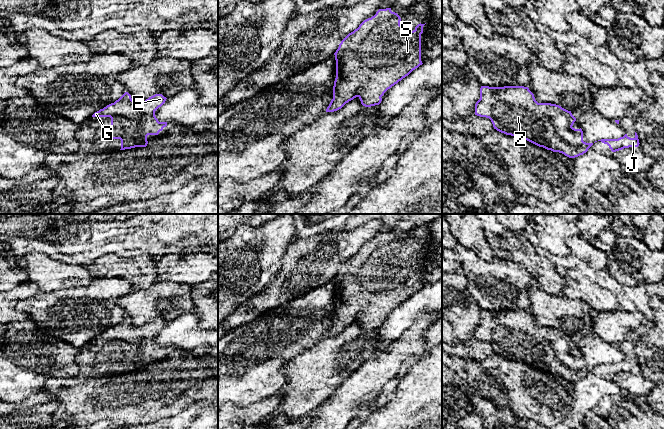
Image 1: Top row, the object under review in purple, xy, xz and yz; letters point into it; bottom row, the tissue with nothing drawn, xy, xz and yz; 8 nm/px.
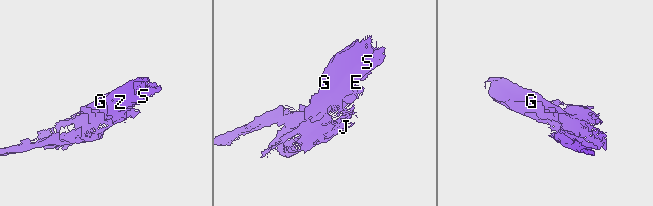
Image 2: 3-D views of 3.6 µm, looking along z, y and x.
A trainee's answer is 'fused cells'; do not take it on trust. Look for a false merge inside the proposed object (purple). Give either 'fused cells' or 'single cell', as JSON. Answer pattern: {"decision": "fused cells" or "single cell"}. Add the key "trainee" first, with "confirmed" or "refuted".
{"trainee": "refuted", "decision": "single cell"}

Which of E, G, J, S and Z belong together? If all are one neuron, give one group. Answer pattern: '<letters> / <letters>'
E G J S Z

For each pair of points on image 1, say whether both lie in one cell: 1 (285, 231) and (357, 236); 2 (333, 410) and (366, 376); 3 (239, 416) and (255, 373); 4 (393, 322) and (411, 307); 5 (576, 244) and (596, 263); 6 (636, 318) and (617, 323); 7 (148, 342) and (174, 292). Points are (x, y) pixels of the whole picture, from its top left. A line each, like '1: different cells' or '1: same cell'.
1: different cells
2: same cell
3: different cells
4: same cell
5: same cell
6: same cell
7: different cells

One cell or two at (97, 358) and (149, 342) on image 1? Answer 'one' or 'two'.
one

